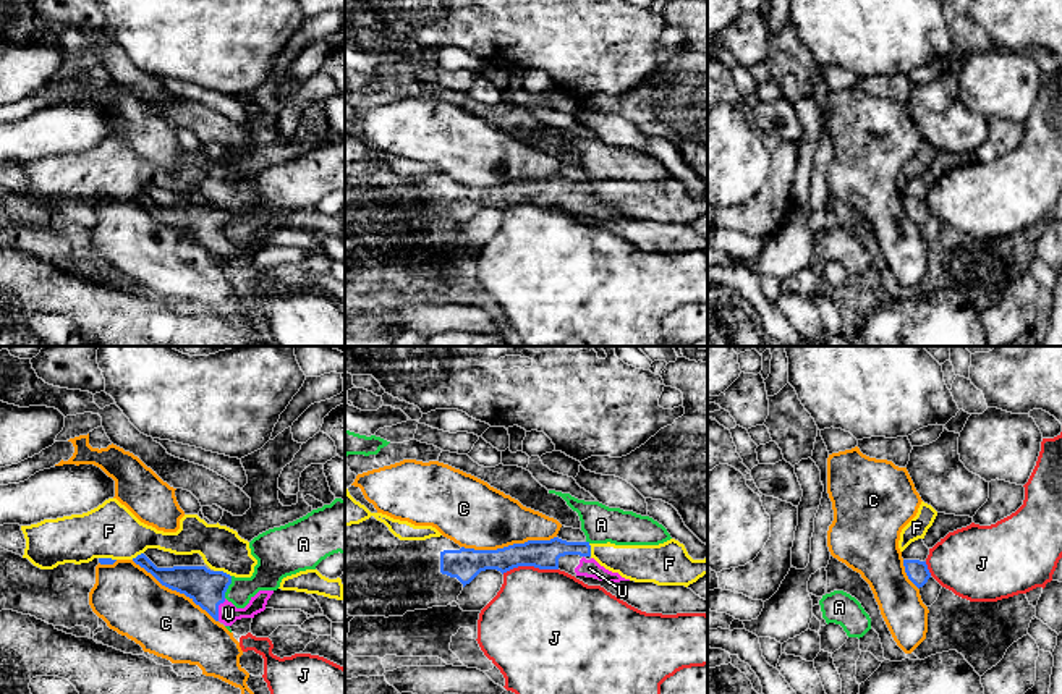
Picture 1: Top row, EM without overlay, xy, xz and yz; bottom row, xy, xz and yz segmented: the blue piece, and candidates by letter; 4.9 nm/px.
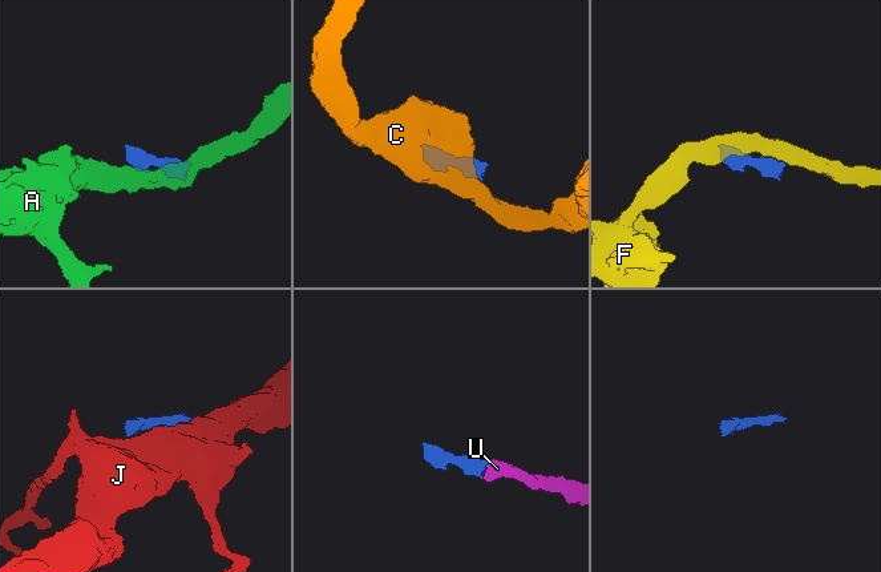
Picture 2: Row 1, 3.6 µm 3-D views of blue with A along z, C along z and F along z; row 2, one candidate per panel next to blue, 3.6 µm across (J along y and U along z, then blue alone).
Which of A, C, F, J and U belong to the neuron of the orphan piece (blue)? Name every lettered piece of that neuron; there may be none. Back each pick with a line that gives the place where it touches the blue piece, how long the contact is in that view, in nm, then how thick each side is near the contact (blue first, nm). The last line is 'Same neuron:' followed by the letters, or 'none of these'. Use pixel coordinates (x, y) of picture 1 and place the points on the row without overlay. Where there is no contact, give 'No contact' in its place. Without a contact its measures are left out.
U: Touches blue at xy (217, 248). Shared border 120 nm. Thickness 180 nm (blue) against 100 nm
Same neuron: U

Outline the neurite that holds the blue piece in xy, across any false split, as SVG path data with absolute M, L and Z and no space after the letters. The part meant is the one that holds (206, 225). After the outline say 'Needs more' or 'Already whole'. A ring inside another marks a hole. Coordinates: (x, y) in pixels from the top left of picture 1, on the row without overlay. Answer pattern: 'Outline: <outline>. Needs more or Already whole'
Outline: M144 191L133 199L151 210L162 223L189 235L225 264L232 264L241 256L254 256L266 248L267 238L274 231L274 228L259 228L244 246L236 246L225 236L232 214L223 209L210 209L206 204L157 205Z. Needs more

